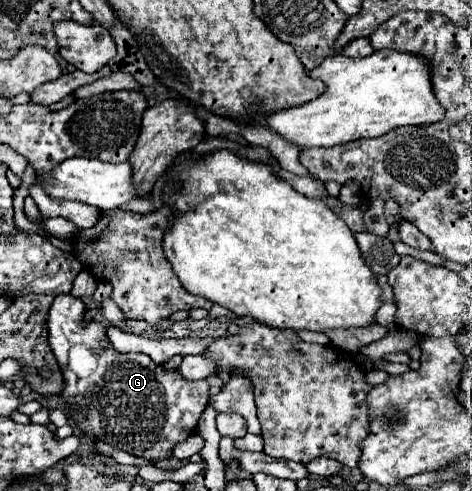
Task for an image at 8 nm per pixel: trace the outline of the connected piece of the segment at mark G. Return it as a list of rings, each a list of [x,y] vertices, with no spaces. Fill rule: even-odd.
[[[61,293],[61,295],[55,295],[55,301],[51,303],[49,317],[47,317],[49,347],[55,353],[57,363],[65,377],[63,397],[67,399],[69,409],[73,413],[81,415],[81,417],[77,417],[79,427],[85,433],[89,433],[91,437],[99,437],[105,443],[111,443],[137,457],[143,457],[149,461],[169,457],[173,445],[177,445],[179,441],[185,441],[191,433],[195,433],[195,427],[203,413],[203,407],[209,401],[209,385],[205,381],[185,381],[177,375],[177,371],[165,371],[161,365],[153,363],[143,353],[117,353],[109,343],[101,349],[103,325],[99,325],[99,323],[83,325],[83,313],[85,313],[85,303],[79,297],[73,297],[71,293]],[[91,383],[99,385],[99,389],[97,389],[95,399],[89,405],[89,411],[85,413],[79,407],[79,399]]]

